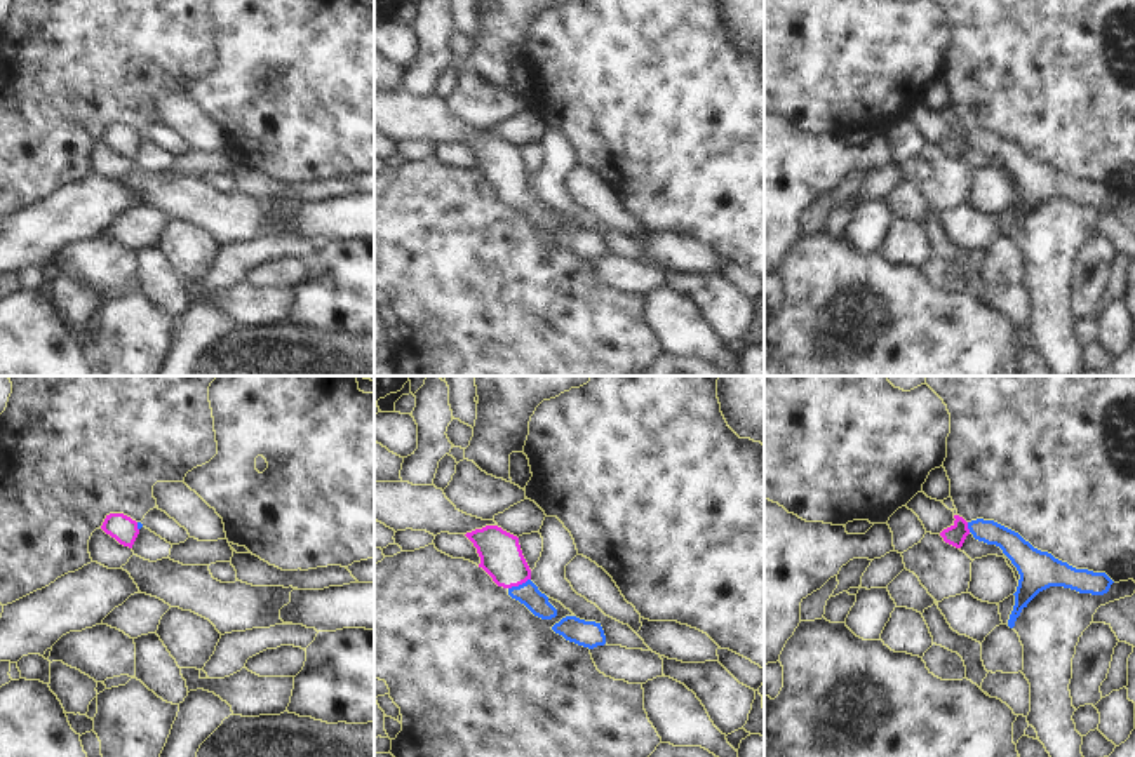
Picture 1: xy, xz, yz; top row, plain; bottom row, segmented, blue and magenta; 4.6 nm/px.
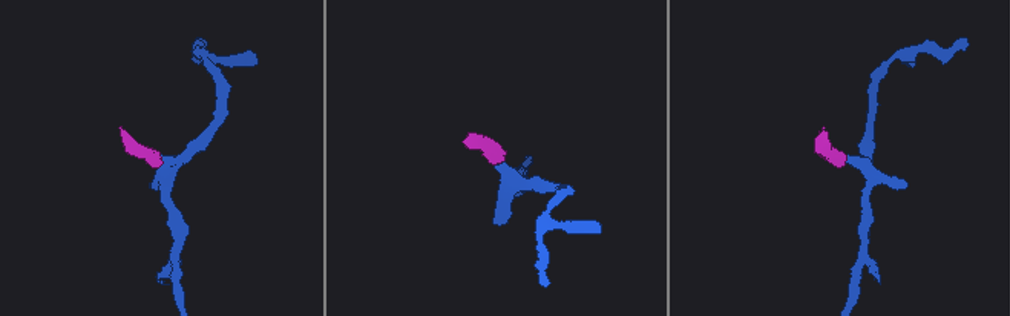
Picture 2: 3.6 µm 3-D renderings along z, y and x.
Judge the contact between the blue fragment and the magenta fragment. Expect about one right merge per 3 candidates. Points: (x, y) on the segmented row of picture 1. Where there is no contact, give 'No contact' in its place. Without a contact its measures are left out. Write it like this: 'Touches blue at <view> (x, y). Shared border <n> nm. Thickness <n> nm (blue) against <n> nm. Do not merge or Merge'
Touches blue at xz (519, 585). Shared border 120 nm. Thickness 110 nm (blue) against 190 nm. Merge

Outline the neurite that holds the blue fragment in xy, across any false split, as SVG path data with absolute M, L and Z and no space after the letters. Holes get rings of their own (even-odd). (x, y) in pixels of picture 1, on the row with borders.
M110 513L106 515L101 529L115 538L120 545L132 548L139 529L143 527L141 522L132 520L124 513Z

